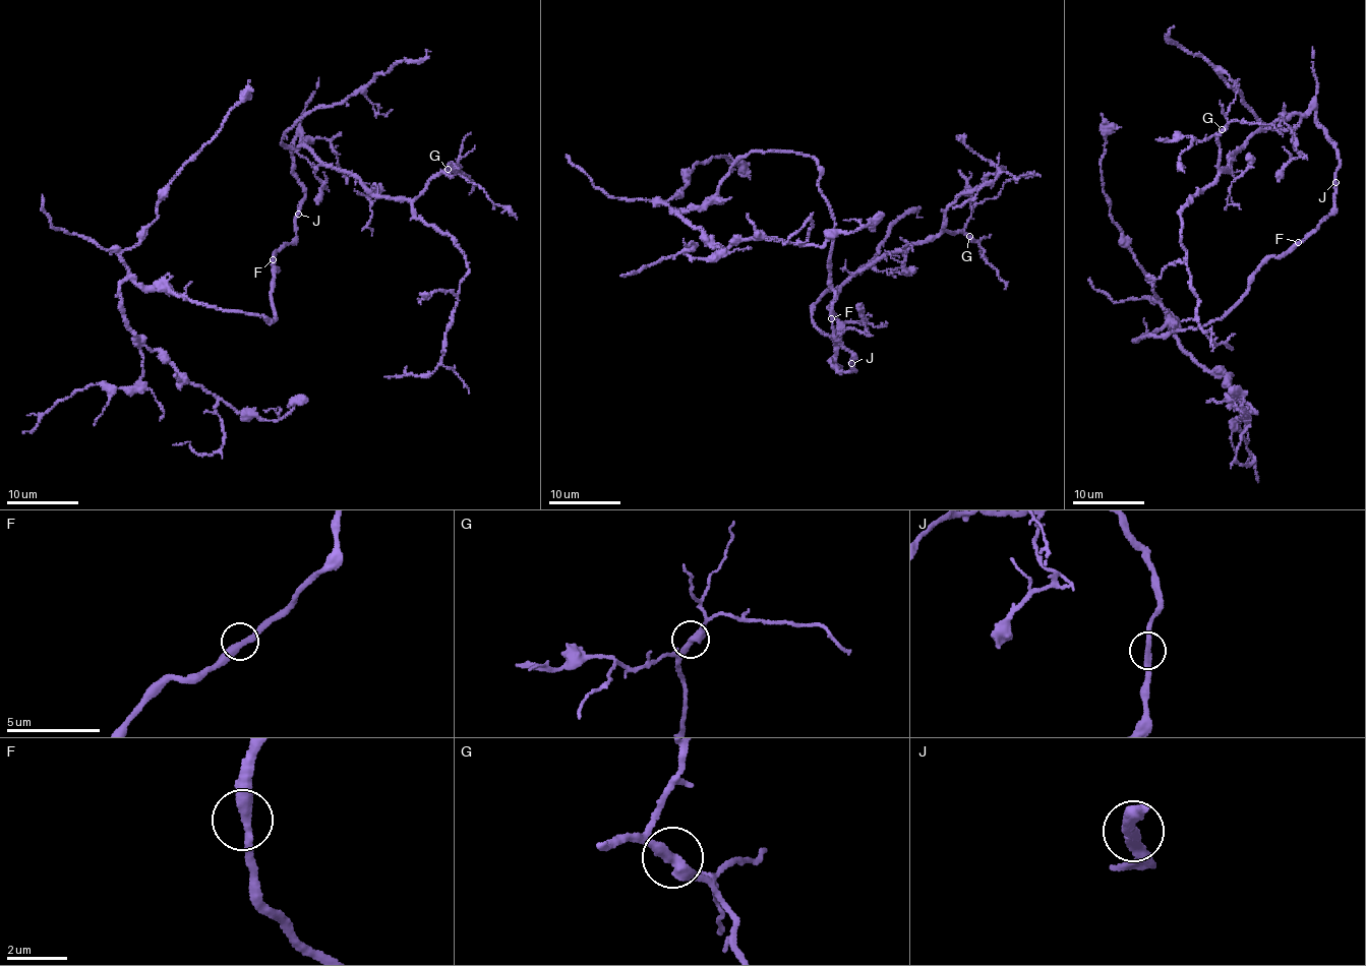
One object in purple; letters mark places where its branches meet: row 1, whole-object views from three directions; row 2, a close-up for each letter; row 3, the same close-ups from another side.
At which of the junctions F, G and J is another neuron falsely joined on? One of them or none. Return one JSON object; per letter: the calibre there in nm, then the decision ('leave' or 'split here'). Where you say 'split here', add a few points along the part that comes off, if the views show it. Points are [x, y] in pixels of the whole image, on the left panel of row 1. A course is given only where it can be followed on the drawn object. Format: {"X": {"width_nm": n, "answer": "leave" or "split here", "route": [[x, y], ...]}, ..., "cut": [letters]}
{"F": {"width_nm": 340, "answer": "leave"}, "G": {"width_nm": 360, "answer": "leave"}, "J": {"width_nm": 260, "answer": "leave"}, "cut": []}

